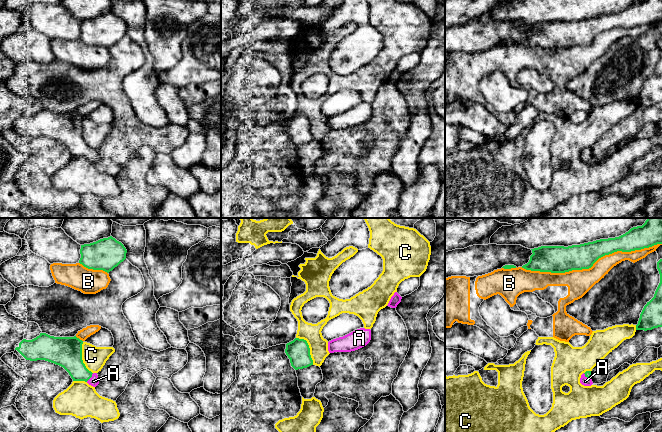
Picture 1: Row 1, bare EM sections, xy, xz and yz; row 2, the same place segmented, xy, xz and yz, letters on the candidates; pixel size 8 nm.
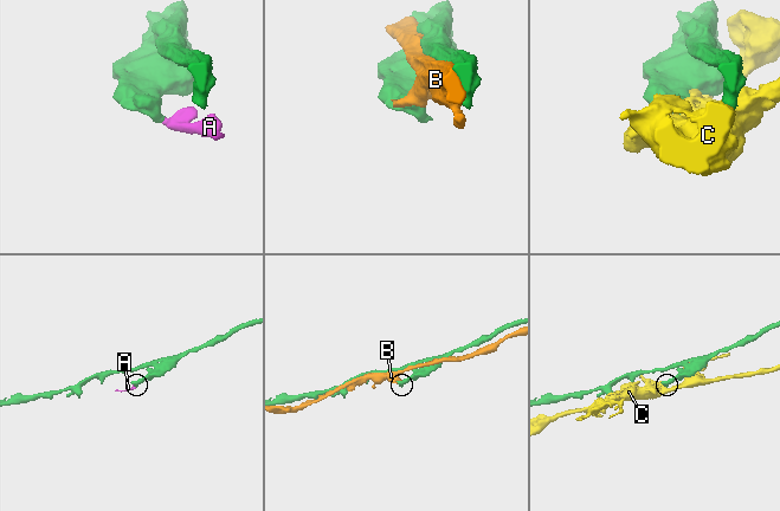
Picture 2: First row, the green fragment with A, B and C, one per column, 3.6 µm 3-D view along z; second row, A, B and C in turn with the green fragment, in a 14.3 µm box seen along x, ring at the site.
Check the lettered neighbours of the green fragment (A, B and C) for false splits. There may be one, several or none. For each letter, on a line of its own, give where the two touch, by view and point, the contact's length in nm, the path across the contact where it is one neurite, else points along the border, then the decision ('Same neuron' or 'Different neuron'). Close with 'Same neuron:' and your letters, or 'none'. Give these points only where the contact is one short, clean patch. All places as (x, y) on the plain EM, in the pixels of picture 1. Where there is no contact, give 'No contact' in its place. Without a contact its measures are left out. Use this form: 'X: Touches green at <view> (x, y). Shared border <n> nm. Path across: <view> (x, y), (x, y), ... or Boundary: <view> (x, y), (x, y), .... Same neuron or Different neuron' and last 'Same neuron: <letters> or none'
A: Touches green at xy (90, 153). Shared border 90 nm. Path across: xy (68, 131), (90, 153), (93, 157). Same neuron
B: Touches green at yz (591, 42). Shared border 1150 nm. Different neuron
C: Touches green at xz (309, 124). Shared border 260 nm. Different neuron
Same neuron: A

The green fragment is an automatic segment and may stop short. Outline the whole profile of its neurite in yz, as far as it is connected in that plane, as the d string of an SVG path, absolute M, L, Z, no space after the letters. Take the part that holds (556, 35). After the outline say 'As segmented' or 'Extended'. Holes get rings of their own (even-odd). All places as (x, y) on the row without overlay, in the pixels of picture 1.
M643 0L631 4L625 10L608 15L600 15L580 21L564 22L541 22L531 25L532 31L527 40L522 44L531 47L565 49L572 46L589 45L601 33L617 27L631 28L662 20L662 0Z. As segmented

